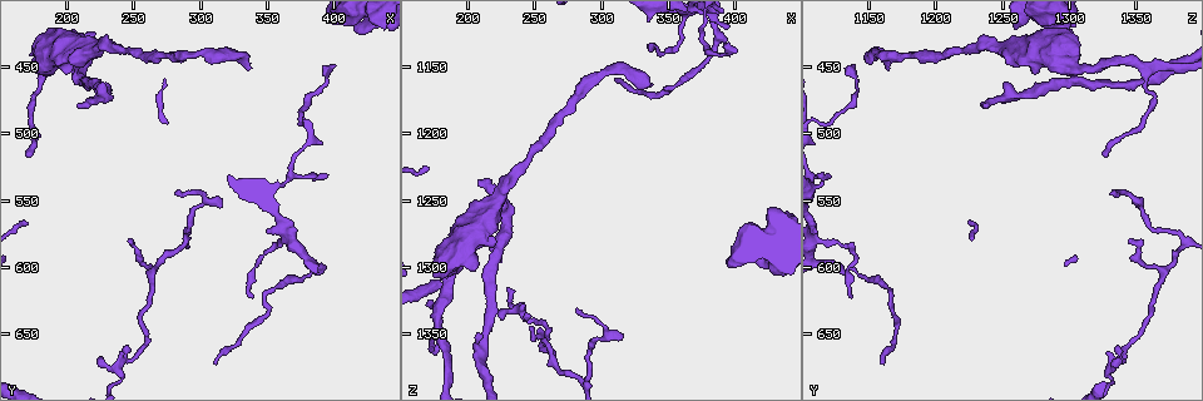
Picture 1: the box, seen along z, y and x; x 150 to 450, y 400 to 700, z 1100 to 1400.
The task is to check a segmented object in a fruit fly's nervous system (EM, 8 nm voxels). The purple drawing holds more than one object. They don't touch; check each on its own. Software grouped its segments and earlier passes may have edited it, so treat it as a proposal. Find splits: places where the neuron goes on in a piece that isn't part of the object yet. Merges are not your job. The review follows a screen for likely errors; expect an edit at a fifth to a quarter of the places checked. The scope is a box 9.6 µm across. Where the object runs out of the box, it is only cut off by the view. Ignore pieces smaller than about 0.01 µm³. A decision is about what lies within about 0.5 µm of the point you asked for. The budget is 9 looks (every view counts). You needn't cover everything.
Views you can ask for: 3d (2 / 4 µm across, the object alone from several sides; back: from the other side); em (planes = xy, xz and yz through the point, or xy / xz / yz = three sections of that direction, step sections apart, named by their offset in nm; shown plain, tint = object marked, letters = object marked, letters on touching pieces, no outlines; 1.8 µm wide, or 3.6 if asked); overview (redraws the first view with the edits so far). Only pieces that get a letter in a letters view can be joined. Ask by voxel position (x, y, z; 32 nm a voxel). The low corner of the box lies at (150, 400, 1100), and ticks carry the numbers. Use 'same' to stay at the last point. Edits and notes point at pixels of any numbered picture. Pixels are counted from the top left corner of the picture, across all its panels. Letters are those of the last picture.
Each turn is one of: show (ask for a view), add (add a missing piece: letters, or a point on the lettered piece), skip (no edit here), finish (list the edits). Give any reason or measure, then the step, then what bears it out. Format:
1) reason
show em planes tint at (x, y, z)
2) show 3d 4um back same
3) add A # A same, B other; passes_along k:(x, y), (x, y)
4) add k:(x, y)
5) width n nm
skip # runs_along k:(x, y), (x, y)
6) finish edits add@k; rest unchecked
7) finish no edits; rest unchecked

an open end
show 3d 2um at (210, 478, 1240)

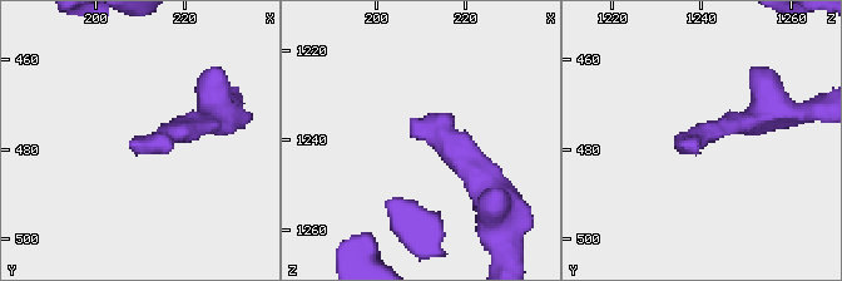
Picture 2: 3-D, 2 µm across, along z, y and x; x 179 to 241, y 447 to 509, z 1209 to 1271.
show em planes plain at (207, 480, 1239)

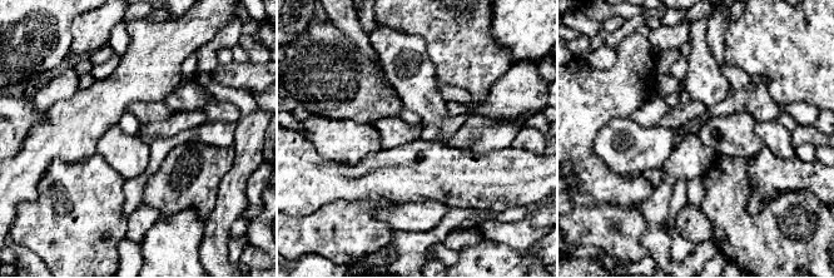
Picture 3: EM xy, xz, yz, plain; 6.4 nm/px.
show em planes letters same

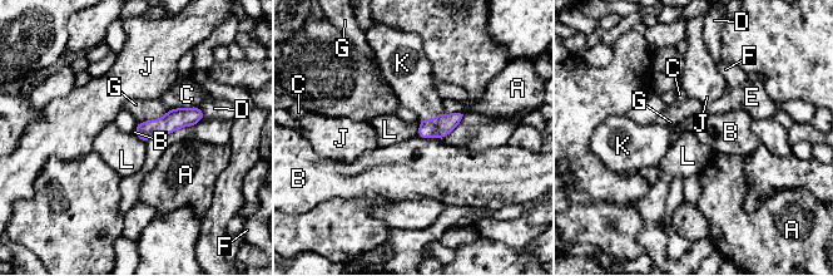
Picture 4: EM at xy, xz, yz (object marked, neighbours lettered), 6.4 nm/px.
longest_contact G 220 nm
add K # A other, B other, C other, D other, E other, F other, G other, J other, K same, L other; passes_along 4:(441, 126), (431, 119), (413, 85); the neuron continues

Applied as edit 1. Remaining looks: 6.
show overview

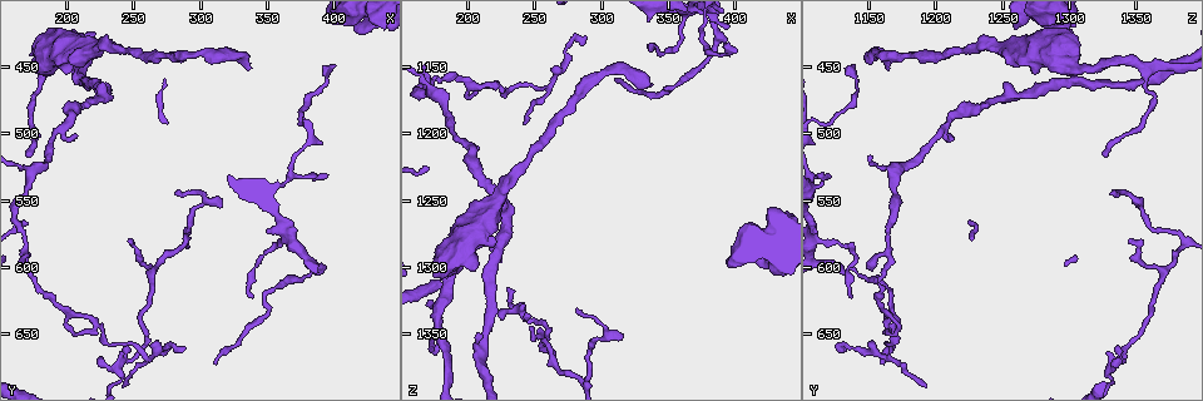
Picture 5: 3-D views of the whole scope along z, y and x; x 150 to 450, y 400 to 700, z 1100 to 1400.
free end
show em planes letters at (226, 668, 1340)

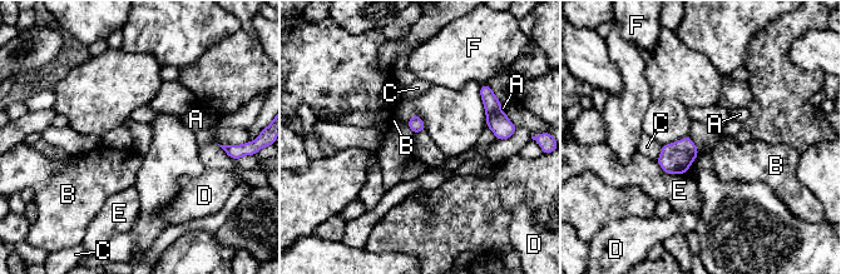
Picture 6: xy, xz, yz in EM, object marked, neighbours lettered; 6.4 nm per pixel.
longest_contact E 200 nm
skip # A other, B other, C other, D other, E other, F other; border 6:(692, 162), (687, 168); none of them fits

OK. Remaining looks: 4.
stops while still wide
show em yz step 16 letters at (436, 422, 1260)

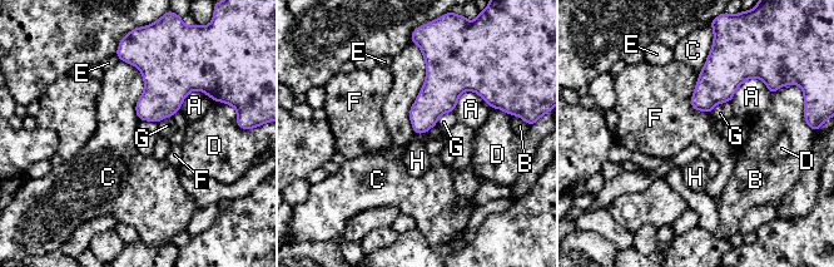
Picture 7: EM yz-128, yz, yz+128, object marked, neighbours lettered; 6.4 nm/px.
cut it another way
show em planes letters same

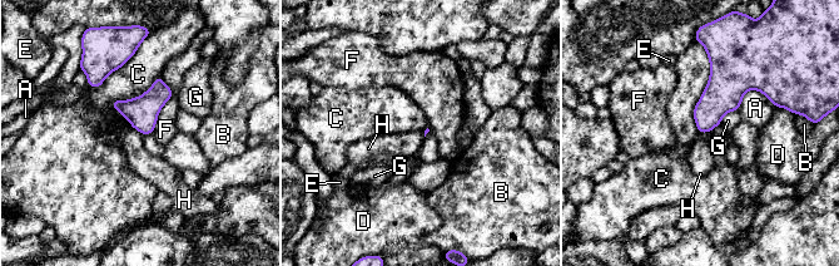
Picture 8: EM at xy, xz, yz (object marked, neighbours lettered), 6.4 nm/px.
skip # A other, B other, C other, D other, E other, F other, G other, H other; no lettered piece goes on from it

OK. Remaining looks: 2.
thin end
show em planes letters at (338, 622, 1138)

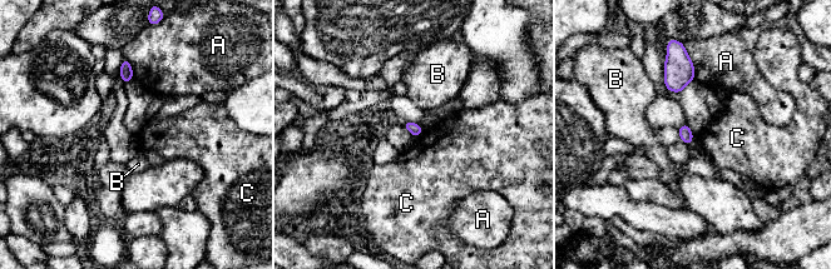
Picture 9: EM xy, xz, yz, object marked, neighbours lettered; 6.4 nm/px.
longest_contact A 190 nm
skip # A other, B other, C other; border 9:(424, 130), (416, 138); none of them fits

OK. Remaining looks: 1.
finish edits add@4; rest unchecked

